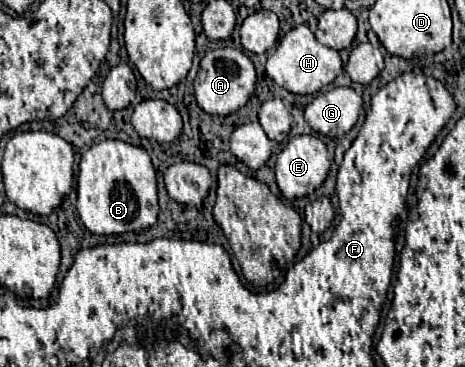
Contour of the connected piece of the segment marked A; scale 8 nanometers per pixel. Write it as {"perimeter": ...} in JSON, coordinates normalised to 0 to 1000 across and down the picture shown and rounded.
{"perimeter":[[[505,131],[454,136],[432,158],[428,196],[424,196],[424,213],[419,213],[415,234],[419,234],[424,283],[441,305],[467,311],[467,316],[488,316],[488,311],[514,300],[518,289],[527,289],[531,272],[540,267],[544,245],[548,245],[544,169],[523,142],[514,142]]]}

